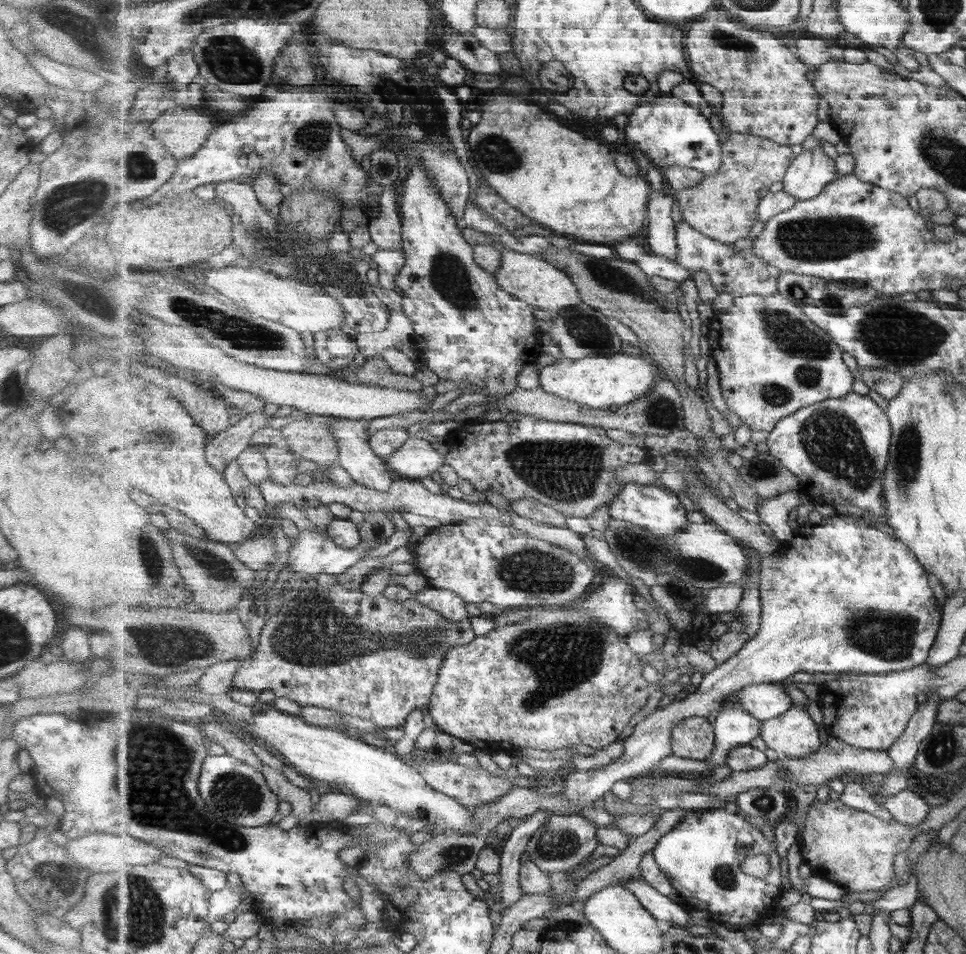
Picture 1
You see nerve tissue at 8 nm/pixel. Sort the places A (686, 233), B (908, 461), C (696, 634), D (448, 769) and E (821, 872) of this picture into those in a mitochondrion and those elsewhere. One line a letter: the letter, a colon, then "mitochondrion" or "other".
A: other
B: mitochondrion
C: other
D: other
E: other

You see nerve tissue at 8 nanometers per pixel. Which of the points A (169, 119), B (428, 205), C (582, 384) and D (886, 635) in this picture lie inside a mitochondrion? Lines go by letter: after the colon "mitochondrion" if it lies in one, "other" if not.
A: other
B: other
C: other
D: mitochondrion

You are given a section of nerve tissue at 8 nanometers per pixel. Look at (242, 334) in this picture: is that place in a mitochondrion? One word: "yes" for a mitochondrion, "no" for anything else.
yes

